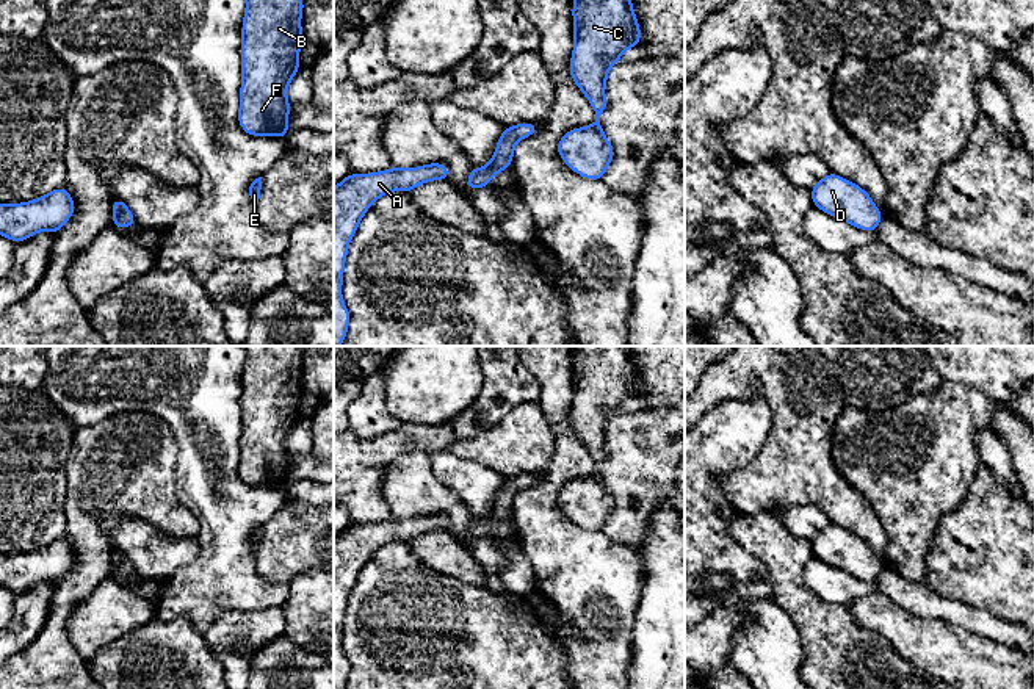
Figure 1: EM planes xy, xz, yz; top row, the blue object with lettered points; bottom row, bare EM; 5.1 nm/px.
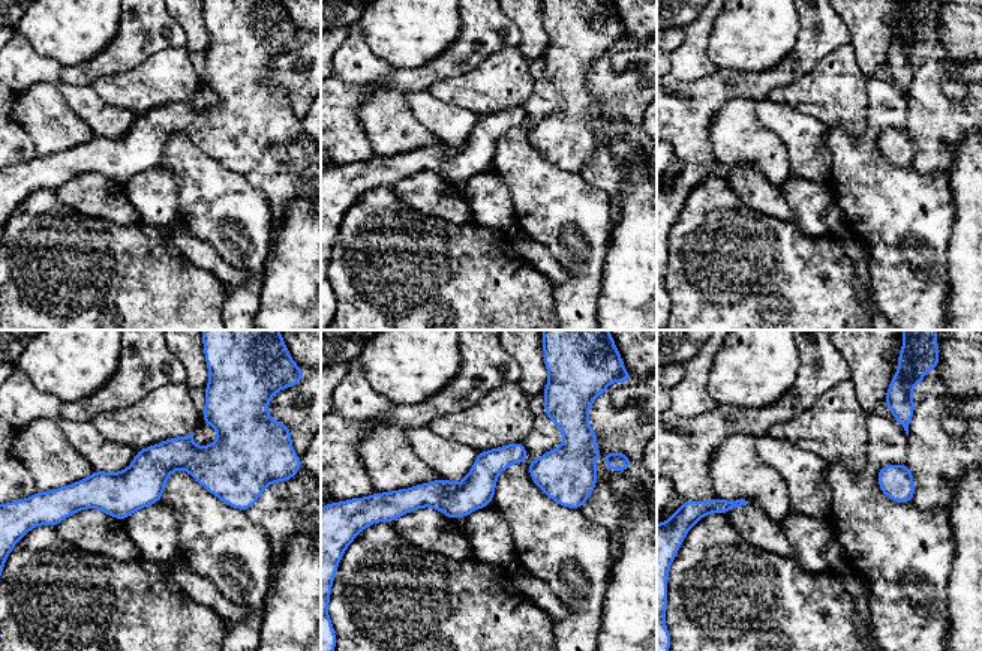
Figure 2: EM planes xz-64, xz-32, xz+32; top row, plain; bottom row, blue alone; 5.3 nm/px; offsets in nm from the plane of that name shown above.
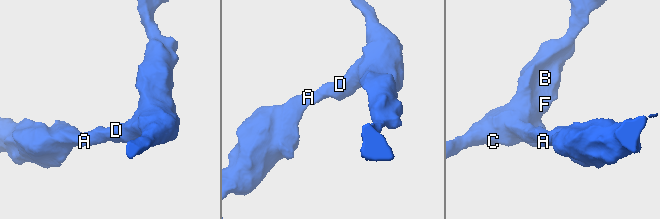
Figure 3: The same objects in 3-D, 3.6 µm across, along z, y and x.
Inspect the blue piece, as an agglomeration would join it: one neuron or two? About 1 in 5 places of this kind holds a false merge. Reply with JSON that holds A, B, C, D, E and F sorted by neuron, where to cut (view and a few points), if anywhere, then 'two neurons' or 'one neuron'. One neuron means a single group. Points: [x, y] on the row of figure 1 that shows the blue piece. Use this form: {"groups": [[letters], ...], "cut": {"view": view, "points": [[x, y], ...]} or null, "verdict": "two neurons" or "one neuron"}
{"groups": [["A", "B", "C", "D", "E", "F"]], "cut": null, "verdict": "one neuron"}

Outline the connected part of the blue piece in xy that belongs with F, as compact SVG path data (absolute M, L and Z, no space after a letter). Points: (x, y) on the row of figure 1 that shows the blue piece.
M246 0L240 49L243 80L238 124L248 135L285 138L290 132L288 114L291 103L287 100L287 88L301 67L302 11L302 0Z

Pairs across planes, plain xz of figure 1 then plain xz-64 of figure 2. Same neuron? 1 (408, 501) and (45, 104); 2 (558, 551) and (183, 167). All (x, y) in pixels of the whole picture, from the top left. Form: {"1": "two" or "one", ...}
{"1": "one", "2": "one"}

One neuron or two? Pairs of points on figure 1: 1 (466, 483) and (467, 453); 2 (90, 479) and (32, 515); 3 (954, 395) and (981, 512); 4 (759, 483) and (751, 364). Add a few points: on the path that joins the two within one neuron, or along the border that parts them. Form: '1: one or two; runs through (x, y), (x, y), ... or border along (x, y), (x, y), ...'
1: two; border along (447, 450), (464, 459), (480, 462), (500, 475)
2: two; border along (68, 459), (65, 468), (65, 533)
3: two; border along (981, 464), (968, 487), (968, 494), (953, 509)
4: one; runs through (779, 453), (782, 445), (780, 393)

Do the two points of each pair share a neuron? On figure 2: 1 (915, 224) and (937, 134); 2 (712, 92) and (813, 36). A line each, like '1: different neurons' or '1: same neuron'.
1: different neurons
2: same neuron

